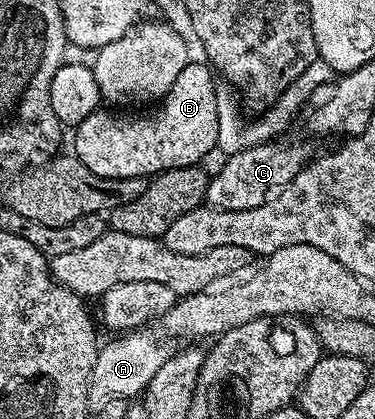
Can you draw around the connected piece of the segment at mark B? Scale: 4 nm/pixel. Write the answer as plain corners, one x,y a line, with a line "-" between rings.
191,61
175,77
175,85
152,108
150,115
133,115
137,113
118,113
113,109
99,109
87,117
72,132
72,154
77,156
91,173
99,173
99,177
152,177
167,169
179,169
180,167
196,167
202,162
201,158
217,146
219,137
219,113
217,112
217,89
214,72
210,64
205,61

